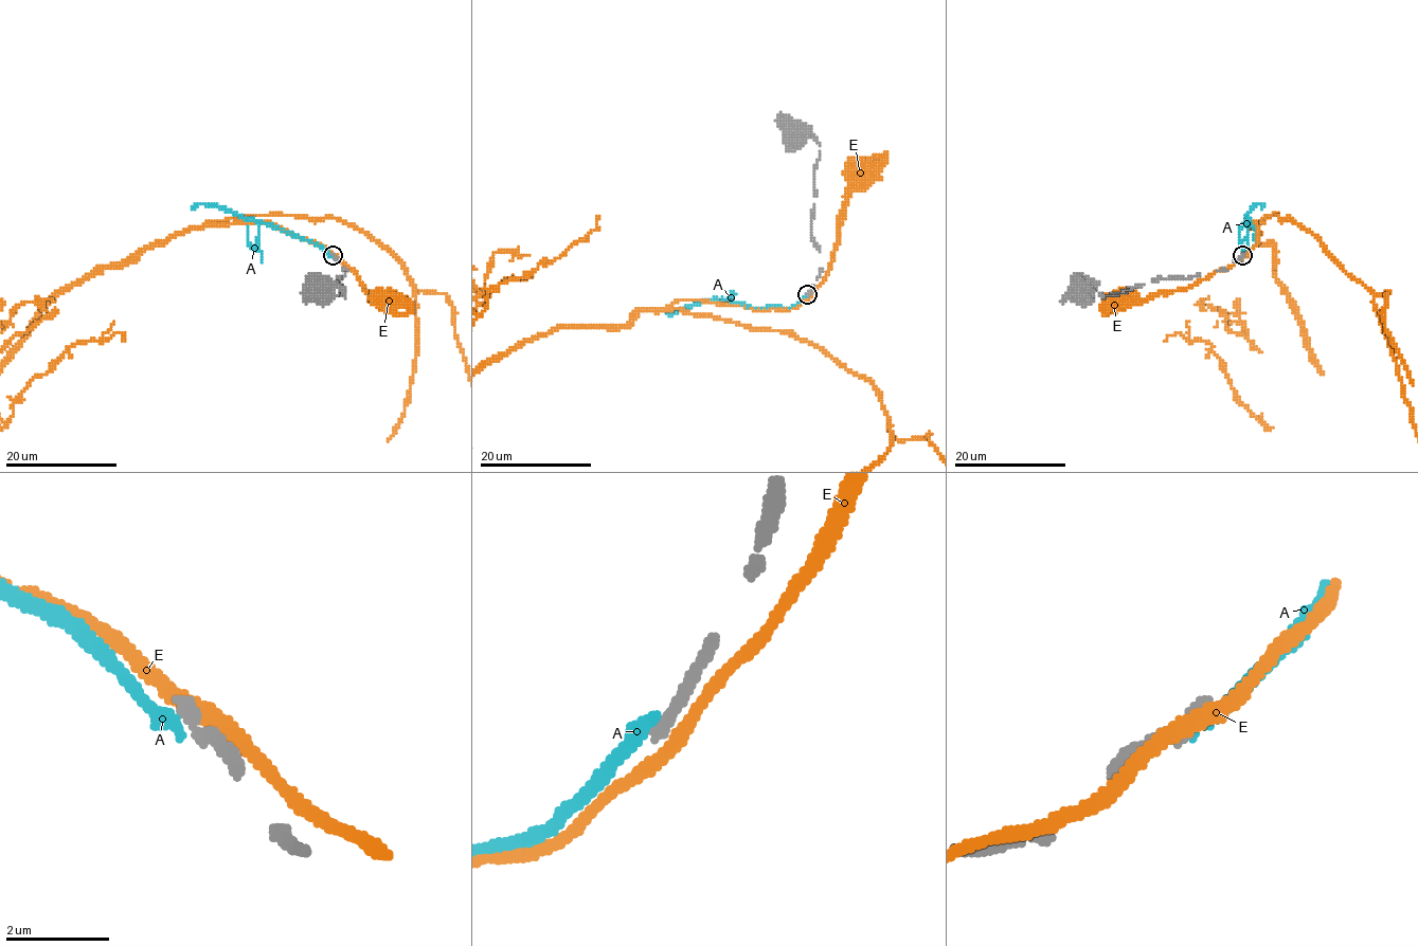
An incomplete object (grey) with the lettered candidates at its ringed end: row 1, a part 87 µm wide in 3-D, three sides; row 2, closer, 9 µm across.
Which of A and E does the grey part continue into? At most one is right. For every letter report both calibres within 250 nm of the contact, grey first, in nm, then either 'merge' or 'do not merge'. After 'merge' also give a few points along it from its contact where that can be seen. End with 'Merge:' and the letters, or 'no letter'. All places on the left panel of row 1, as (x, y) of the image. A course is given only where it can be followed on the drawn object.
A: 320 nm thick on the grey side, 340 nm on the other; do not merge
E: 340 nm thick on the grey side, 260 nm on the other; do not merge
Merge: no letter

